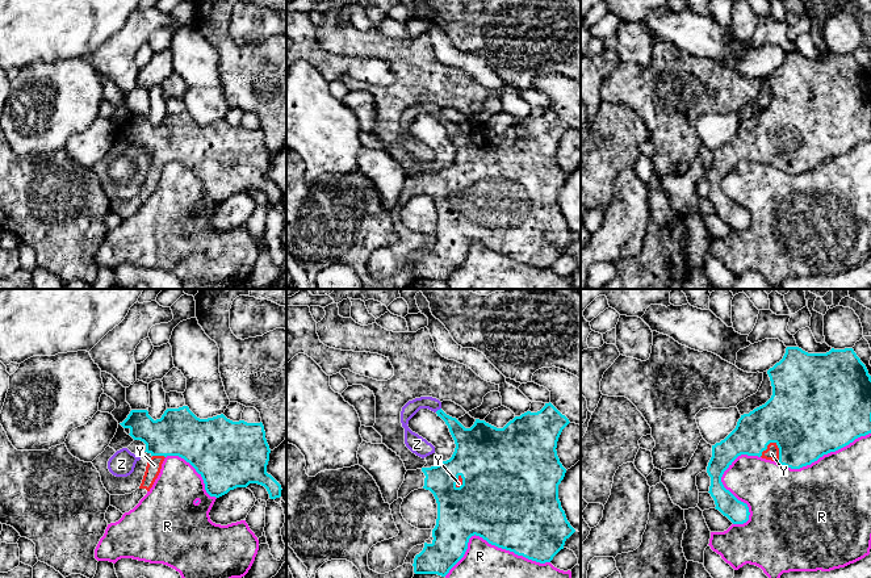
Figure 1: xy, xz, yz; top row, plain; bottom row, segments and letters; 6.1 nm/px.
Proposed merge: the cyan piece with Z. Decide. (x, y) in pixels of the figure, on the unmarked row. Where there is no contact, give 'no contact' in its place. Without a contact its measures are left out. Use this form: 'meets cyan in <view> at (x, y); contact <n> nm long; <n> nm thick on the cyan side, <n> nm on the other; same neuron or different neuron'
meets cyan in xz at (438, 116); contact 50 nm long; 140 nm thick on the cyan side, 110 nm on the other; same neuron

